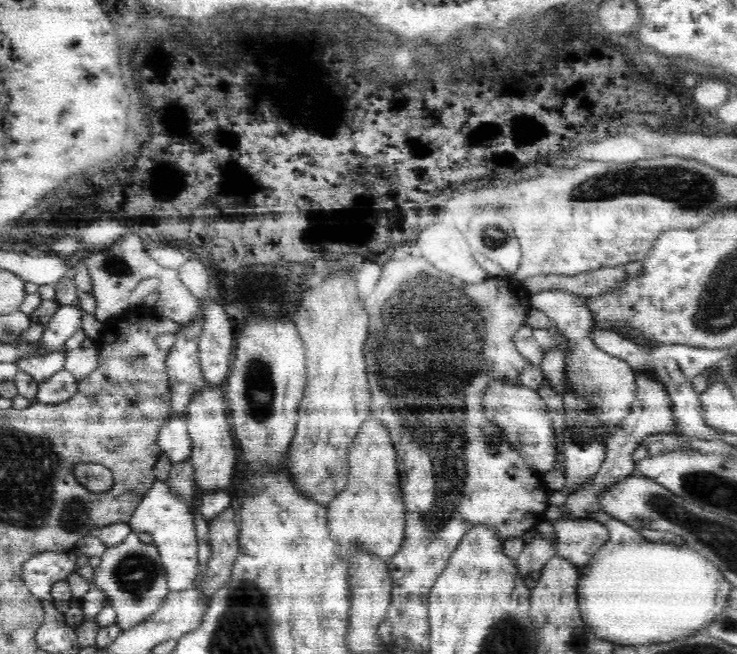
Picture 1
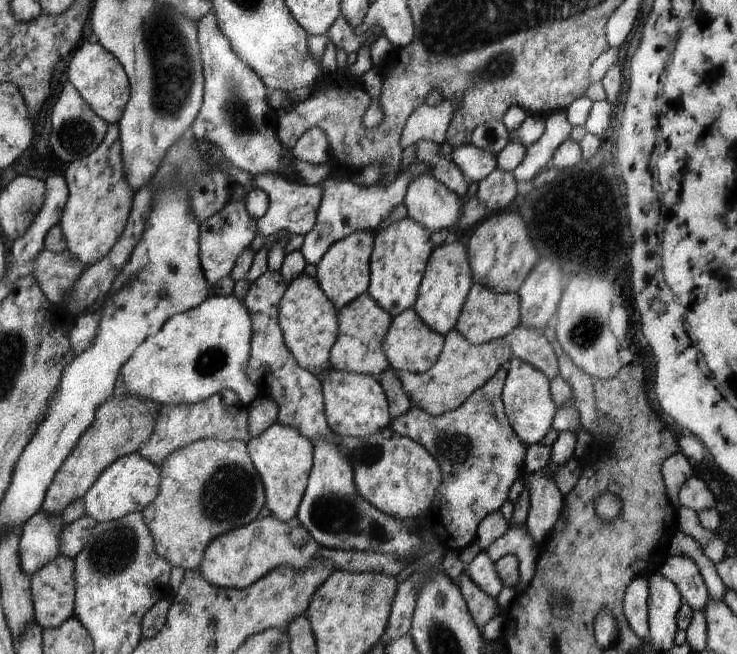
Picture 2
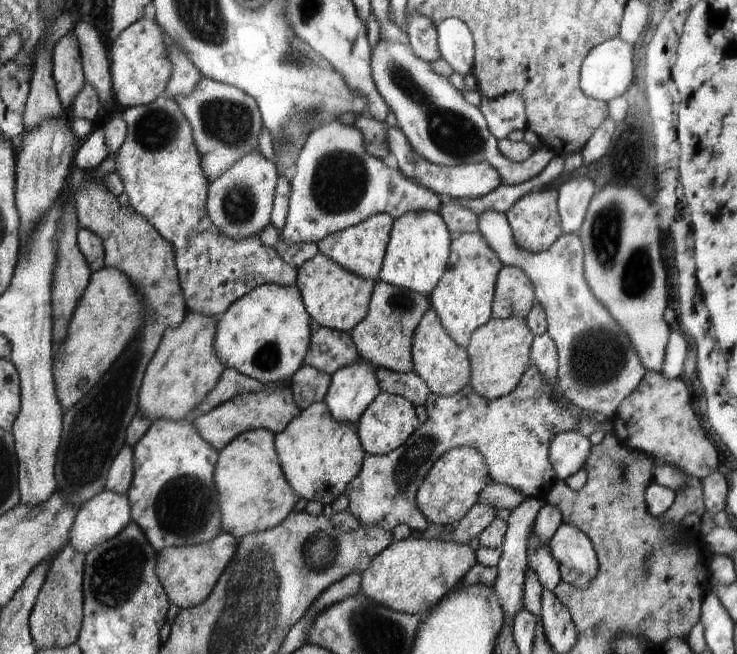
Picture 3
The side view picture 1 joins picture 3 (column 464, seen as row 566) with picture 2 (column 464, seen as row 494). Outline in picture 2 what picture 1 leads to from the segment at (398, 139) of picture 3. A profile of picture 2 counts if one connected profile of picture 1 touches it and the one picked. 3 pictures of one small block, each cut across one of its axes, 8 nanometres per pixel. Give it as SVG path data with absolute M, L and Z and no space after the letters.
M471 142L452 148L449 156L469 183L484 180L497 167L496 155L476 148Z

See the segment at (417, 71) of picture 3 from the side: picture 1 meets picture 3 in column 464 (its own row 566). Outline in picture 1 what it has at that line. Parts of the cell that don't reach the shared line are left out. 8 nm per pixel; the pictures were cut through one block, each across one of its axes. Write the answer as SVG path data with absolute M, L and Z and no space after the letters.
M131 531L124 542L107 547L101 557L90 557L88 563L95 569L93 583L109 600L117 613L121 631L145 622L164 604L170 590L165 579L165 568L160 564L159 552L154 544L142 544L136 531Z

